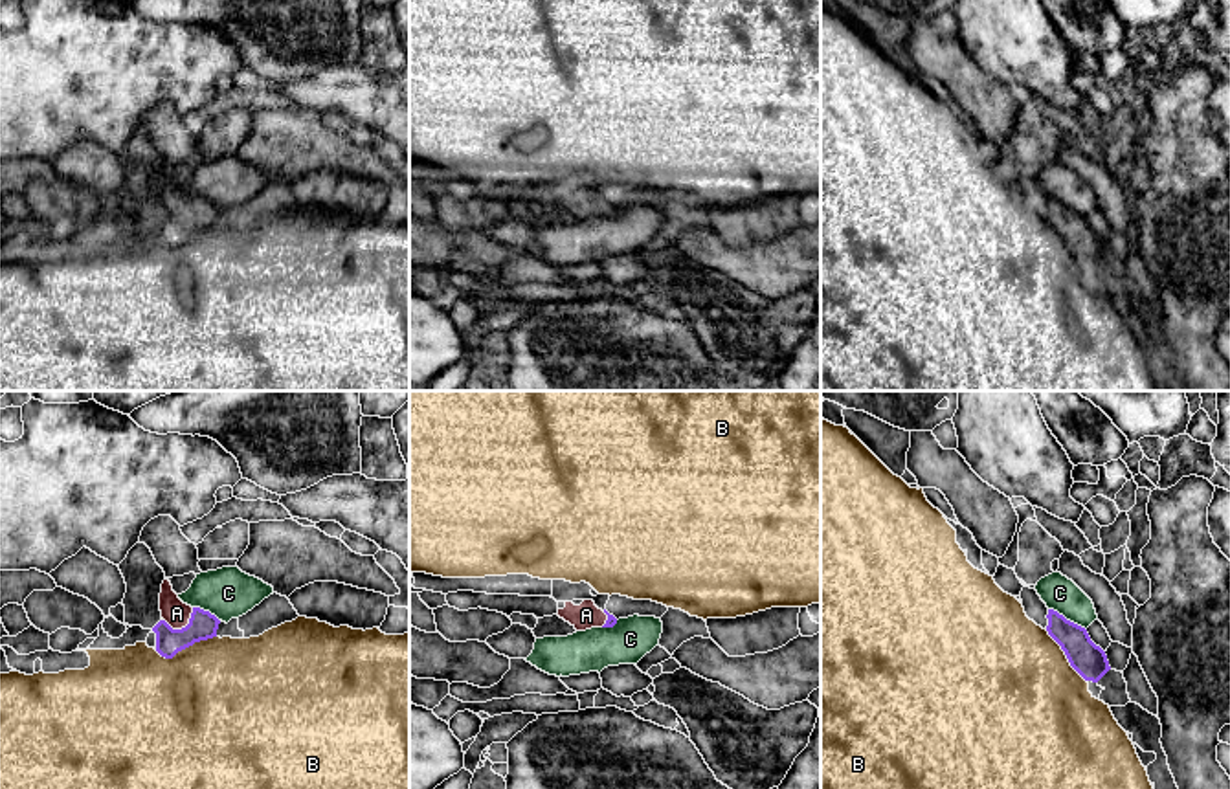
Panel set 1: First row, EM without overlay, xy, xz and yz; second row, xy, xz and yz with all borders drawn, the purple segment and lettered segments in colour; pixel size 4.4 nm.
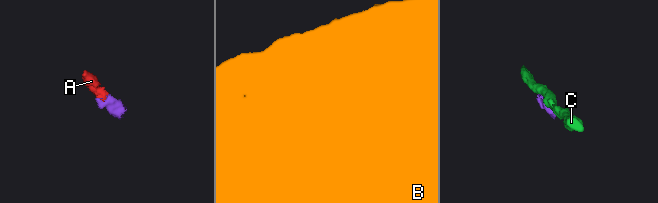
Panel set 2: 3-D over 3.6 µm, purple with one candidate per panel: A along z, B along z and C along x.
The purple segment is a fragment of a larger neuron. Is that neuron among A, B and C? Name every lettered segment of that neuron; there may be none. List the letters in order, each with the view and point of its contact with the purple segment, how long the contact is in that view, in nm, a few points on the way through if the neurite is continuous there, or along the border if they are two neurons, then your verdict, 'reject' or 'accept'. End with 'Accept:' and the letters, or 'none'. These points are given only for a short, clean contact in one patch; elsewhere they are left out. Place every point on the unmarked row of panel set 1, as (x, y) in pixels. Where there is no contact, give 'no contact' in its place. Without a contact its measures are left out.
A: meets purple in xy at (182, 217); contact 150 nm long; runs through xy (202, 213), (182, 217), (177, 202); accept
B: meets purple in xy at (184, 237); contact 280 nm long; reject
C: meets purple in yz at (1065, 208); contact 190 nm long; border along yz (1049, 197), (1085, 219); reject
Accept: A

